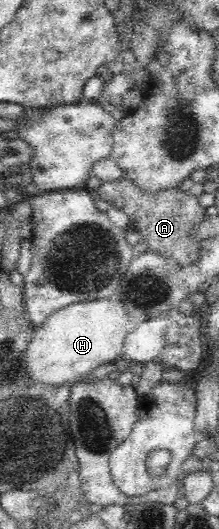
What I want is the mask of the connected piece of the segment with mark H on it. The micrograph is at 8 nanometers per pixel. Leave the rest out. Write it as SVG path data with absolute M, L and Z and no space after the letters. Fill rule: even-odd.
M96 299L72 303L54 311L40 325L34 328L34 334L25 349L25 365L31 371L29 377L47 383L47 385L65 385L65 383L75 383L81 377L91 375L99 365L115 361L124 349L124 341L131 331L132 321L121 301L111 301L111 299Z

